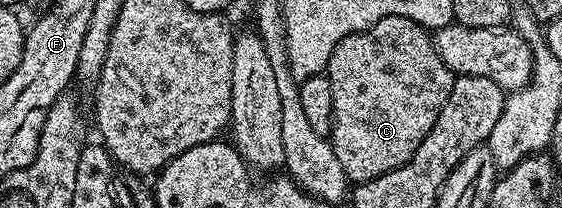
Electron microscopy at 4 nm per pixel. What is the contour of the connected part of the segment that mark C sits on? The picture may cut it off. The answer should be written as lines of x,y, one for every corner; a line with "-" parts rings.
383,17
383,21
371,25
367,30
343,37
343,41
339,41
339,45
335,45
335,49
331,53
327,74
333,90
331,142
335,149
335,157
339,157
339,165
343,165
343,173
353,185
366,183
375,177
383,177
383,173
391,173
391,169
399,169
399,165
411,161
415,149
419,149
419,145
423,145
423,137
427,137
427,133
431,133
431,125
435,125
435,121
439,117
439,109
443,109
443,105
447,105
447,97
451,93
455,78
453,72
447,69
447,65
443,65
433,44
433,35
426,28
420,27
417,20
403,17

